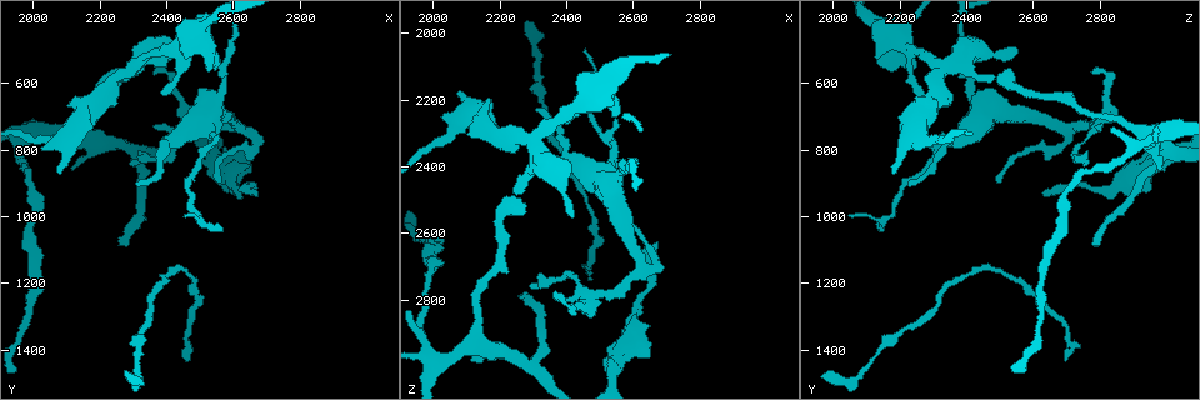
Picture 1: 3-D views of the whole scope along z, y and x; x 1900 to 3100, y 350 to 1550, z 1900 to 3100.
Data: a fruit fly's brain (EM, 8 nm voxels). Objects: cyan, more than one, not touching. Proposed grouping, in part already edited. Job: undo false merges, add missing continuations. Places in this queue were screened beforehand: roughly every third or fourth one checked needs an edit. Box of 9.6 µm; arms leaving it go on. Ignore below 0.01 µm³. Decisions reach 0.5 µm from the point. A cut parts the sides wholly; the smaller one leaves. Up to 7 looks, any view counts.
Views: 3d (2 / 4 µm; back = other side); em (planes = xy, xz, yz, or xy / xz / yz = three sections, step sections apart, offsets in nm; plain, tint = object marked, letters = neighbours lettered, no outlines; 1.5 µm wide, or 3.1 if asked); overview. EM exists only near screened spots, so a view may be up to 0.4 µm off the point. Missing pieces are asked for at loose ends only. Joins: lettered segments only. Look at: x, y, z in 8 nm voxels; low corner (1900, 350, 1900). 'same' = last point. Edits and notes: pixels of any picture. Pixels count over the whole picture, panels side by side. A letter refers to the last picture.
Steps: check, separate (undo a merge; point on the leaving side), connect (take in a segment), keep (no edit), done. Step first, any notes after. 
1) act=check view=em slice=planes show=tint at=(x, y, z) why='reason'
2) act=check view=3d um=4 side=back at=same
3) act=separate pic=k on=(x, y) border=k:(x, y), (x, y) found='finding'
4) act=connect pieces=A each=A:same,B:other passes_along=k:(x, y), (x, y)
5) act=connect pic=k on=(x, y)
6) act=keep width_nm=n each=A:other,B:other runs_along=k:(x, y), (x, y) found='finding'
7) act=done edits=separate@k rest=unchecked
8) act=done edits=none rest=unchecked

act=check view=3d um=4 side=back at=(2680, 930, 2630) why='tapers out'

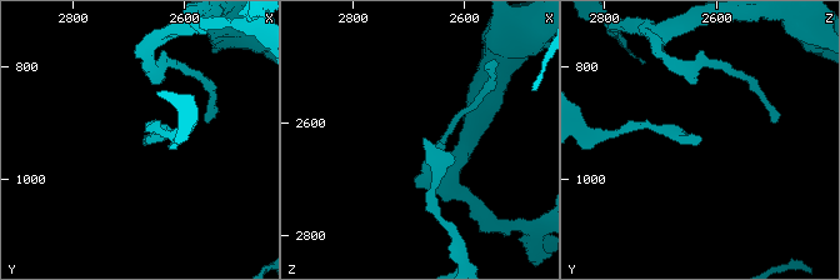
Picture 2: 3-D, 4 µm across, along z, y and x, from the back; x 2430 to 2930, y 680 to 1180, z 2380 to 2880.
act=check view=em slice=planes show=letters at=(2675, 925, 2635)

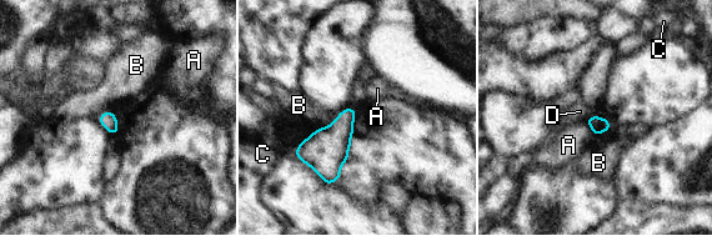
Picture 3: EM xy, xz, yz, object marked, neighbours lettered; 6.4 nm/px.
act=keep longest_contact=B:200nm each=A:other,B:other,C:other,D:other border=3:(340, 111), (327, 125), (315, 130) found='none of them fits'

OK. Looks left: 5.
act=check view=em slice=planes show=letters at=(2110, 860, 2990) why='free end'

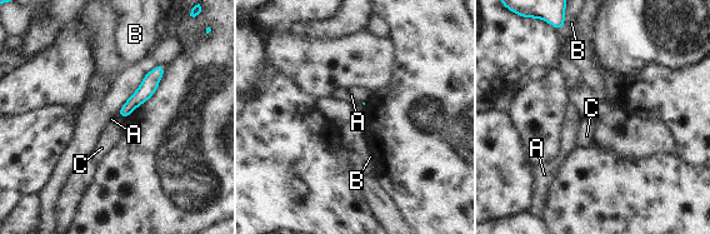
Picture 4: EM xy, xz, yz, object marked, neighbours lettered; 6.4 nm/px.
act=keep each=A:other,B:other,C:other border=4:(118, 114), (124, 120) found='none of them fits'

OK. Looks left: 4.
act=check view=em slice=yz step=4 show=letters at=(2470, 1420, 2710) why='free end'

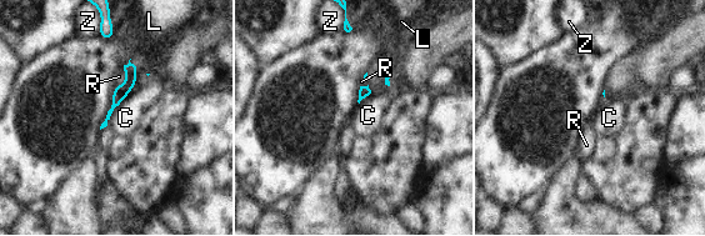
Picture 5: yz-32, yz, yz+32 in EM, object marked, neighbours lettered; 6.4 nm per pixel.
act=connect pieces=R each=C:other,L:other,R:same,Z:other passes_along=5:(121, 91), (126, 79), (119, 76) found='the neuron continues'

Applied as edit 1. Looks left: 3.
act=done edits=connect@5 rest=unchecked

